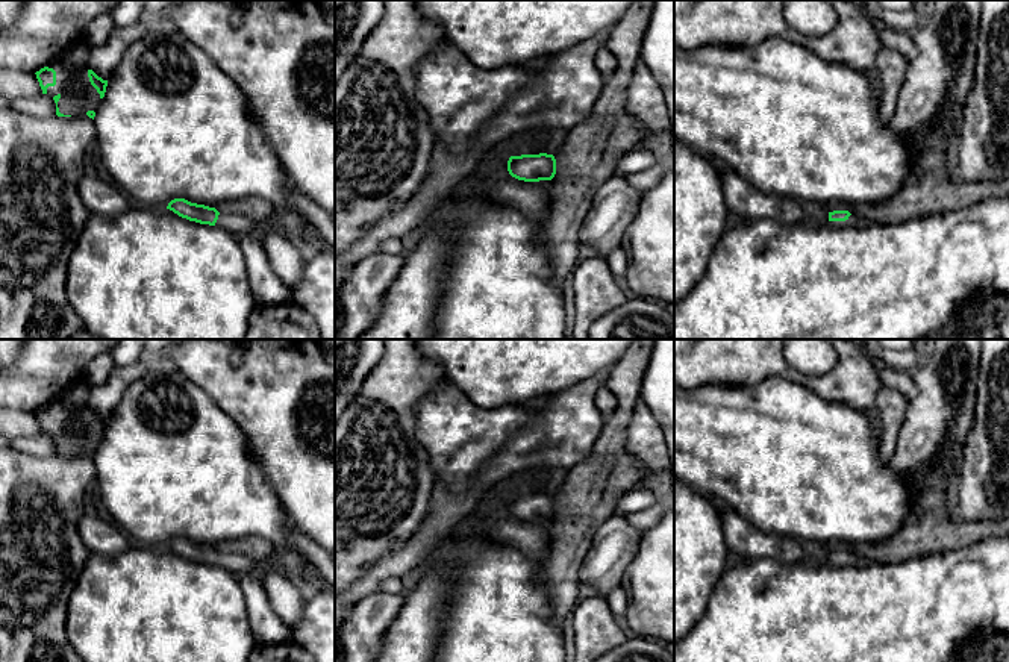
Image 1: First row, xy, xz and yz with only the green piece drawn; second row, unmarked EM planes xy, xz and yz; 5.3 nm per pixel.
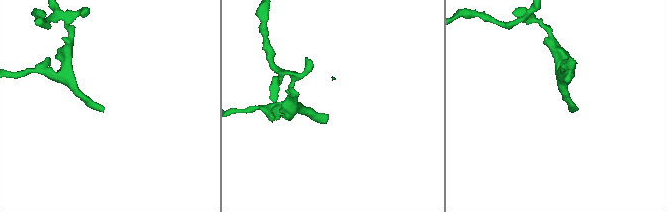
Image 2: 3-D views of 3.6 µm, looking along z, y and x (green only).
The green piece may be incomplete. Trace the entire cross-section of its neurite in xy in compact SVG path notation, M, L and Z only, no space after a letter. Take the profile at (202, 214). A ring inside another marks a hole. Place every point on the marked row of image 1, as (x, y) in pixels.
M185 198L171 200L167 209L189 221L217 226L235 236L241 236L245 233L262 235L268 229L279 229L288 233L294 232L291 218L282 214L277 214L277 218L273 223L259 224L242 215L218 212L215 208L191 203Z

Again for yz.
M848 211L829 212L829 224L833 227L865 227L870 221Z

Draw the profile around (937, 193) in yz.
M945 168L924 176L876 205L829 203L827 211L848 211L877 224L897 224L912 218L964 209L986 197L1009 195L1009 177L997 182L953 182Z

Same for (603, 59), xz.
M600 48L594 56L594 64L601 76L603 83L612 76L614 58L606 48Z

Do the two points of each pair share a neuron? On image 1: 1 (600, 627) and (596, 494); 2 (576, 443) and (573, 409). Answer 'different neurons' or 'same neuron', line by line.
1: different neurons
2: same neuron

